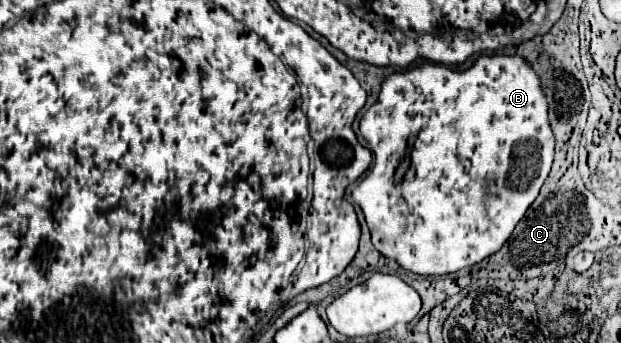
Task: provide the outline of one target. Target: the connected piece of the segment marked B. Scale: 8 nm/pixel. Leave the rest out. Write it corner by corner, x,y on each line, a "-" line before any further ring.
481,55
473,67
464,71
449,69
441,64
422,63
403,73
393,73
391,77
387,77
381,83
381,93
379,93
377,103
371,105
359,121
359,131
363,139
367,141
367,147
373,153
373,167
371,167
371,173
351,193
353,201
361,207
365,215
375,249
381,255
397,261
403,269
417,273
417,275
455,273
459,269
473,267
475,263
497,253
503,247
503,243
509,239
509,235
513,233
515,225
523,219
525,211
537,199
539,189
551,171
555,137
553,137
547,115
549,115
549,103
547,103
545,91
541,89
541,79
537,77
537,73
533,73
533,67
521,55

